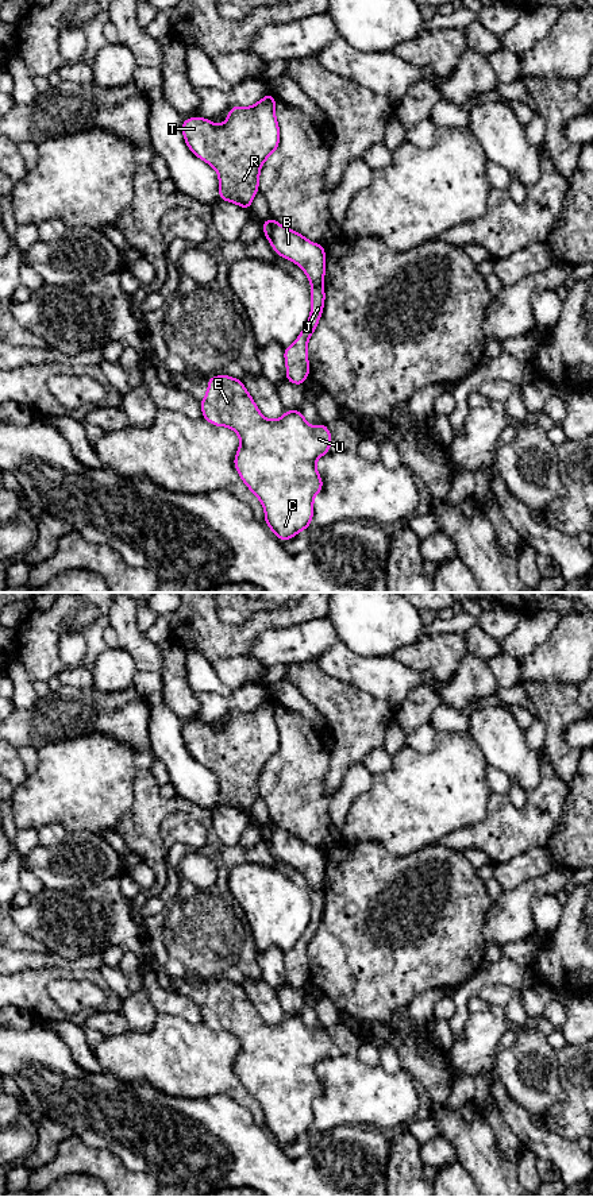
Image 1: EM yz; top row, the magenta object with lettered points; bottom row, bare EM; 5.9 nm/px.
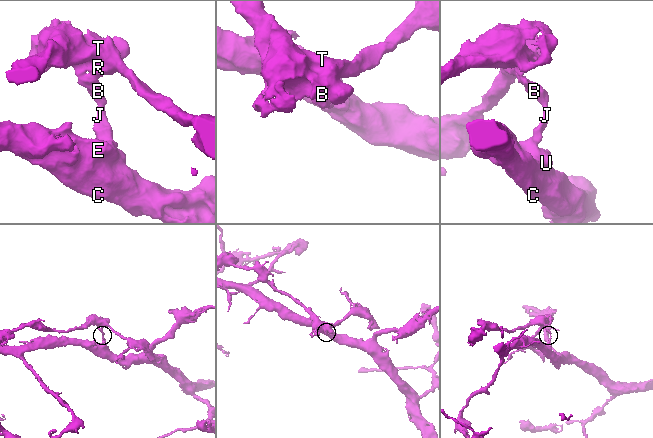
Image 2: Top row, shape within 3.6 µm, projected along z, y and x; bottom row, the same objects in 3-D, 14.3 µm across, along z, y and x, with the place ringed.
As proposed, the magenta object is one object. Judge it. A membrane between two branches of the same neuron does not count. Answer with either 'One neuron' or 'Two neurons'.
Two neurons

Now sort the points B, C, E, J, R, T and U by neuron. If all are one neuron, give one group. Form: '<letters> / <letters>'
B R T / C E J U

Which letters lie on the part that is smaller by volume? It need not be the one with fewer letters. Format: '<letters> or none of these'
B, R, T

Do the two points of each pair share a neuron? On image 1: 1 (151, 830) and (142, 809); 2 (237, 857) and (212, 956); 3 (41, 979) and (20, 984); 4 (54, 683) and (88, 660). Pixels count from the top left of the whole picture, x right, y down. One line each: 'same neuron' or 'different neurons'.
1: same neuron
2: same neuron
3: same neuron
4: different neurons

